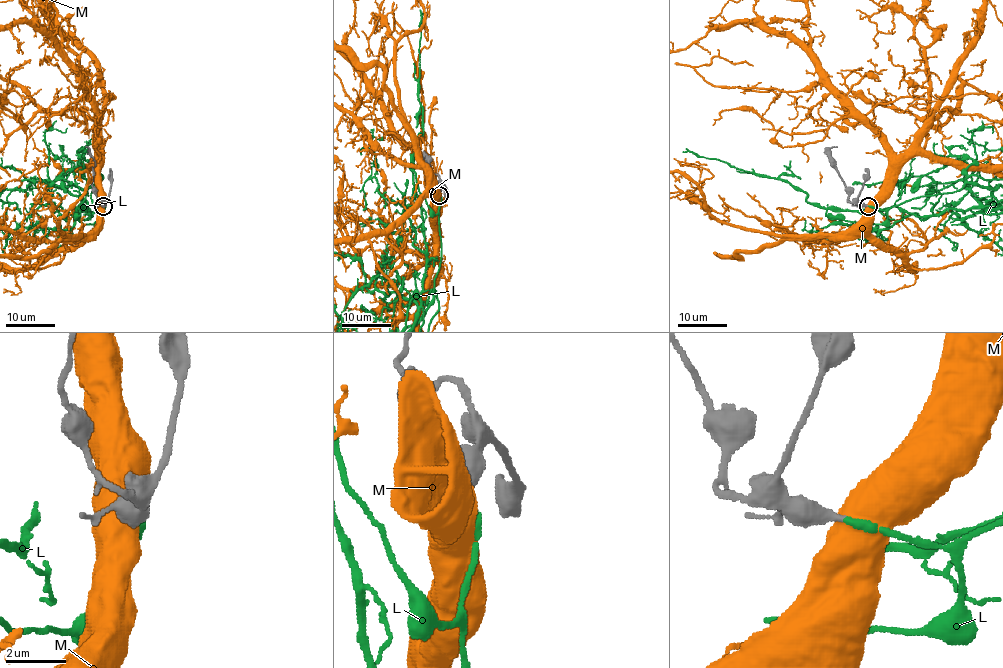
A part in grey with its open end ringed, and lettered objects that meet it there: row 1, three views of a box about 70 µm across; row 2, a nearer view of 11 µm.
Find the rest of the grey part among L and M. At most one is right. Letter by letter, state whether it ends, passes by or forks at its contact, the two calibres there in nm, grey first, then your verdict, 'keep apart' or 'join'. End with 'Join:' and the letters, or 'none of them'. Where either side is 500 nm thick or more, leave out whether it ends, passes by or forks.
L: it ends; calibres 340 and 240 nm; join
M: calibres 400 and 750 nm; keep apart
Join: L

